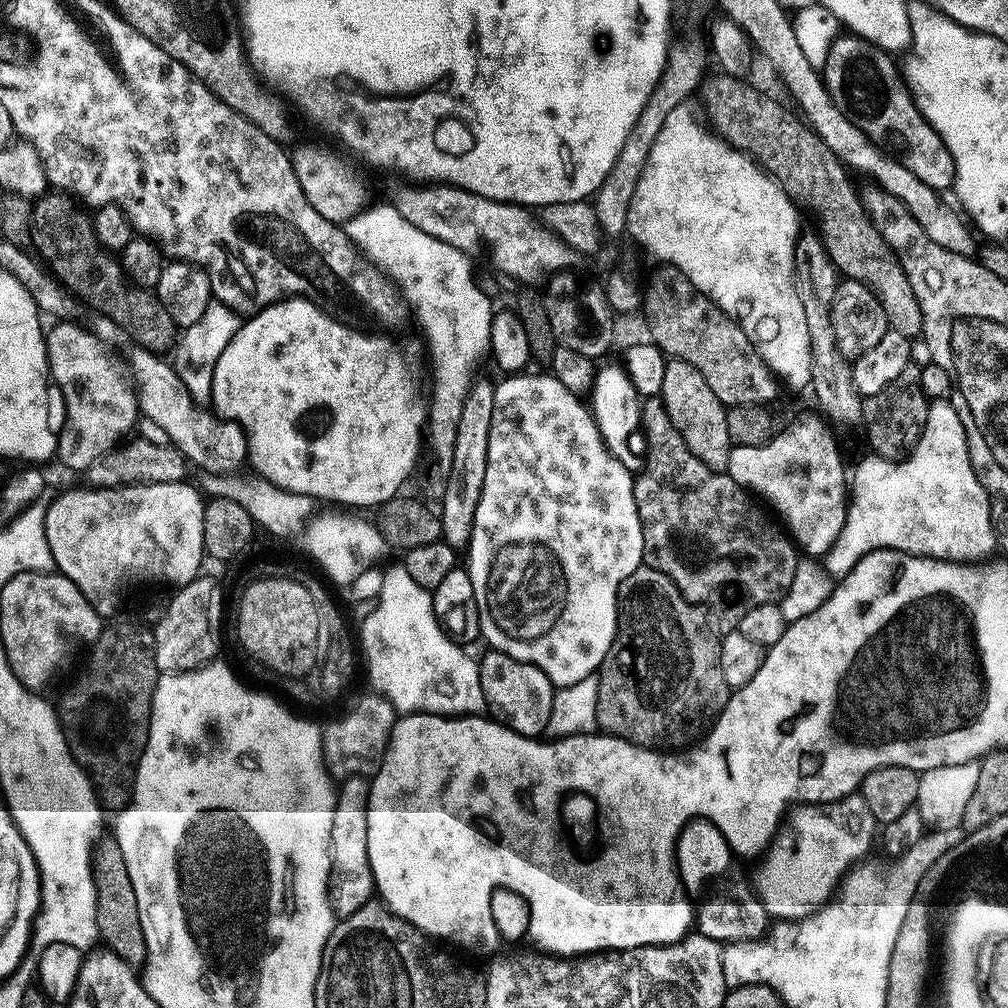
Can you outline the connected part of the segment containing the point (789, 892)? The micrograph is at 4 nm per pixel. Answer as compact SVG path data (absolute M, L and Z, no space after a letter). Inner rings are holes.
M859 794L831 800L828 804L797 803L793 808L796 809L792 813L789 811L783 821L784 829L780 828L767 845L768 857L761 862L760 869L754 875L756 894L763 910L776 916L772 918L799 918L813 911L833 891L841 876L863 857L860 855L872 844L872 831L877 831L878 828L876 820L870 814L870 806L866 806L864 797Z

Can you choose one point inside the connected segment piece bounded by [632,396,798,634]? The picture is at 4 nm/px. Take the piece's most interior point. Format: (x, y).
(724, 554)

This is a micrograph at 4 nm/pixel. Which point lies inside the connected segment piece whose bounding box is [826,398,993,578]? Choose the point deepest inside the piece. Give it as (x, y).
(905, 505)

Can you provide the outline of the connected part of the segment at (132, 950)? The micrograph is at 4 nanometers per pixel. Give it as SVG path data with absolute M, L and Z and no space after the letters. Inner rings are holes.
M115 835L97 839L90 857L92 881L96 891L96 931L99 939L105 940L109 951L118 954L126 963L143 965L144 935L138 914L138 898L134 894L134 882L130 882L130 870L126 870L126 858L118 846Z

